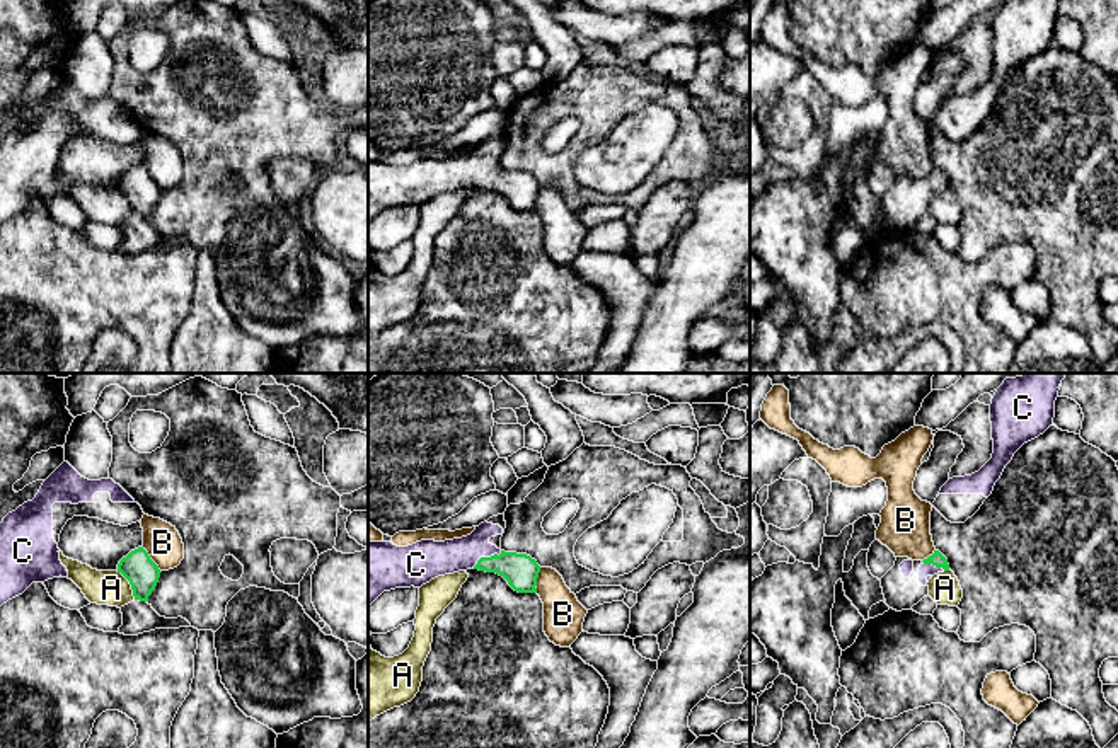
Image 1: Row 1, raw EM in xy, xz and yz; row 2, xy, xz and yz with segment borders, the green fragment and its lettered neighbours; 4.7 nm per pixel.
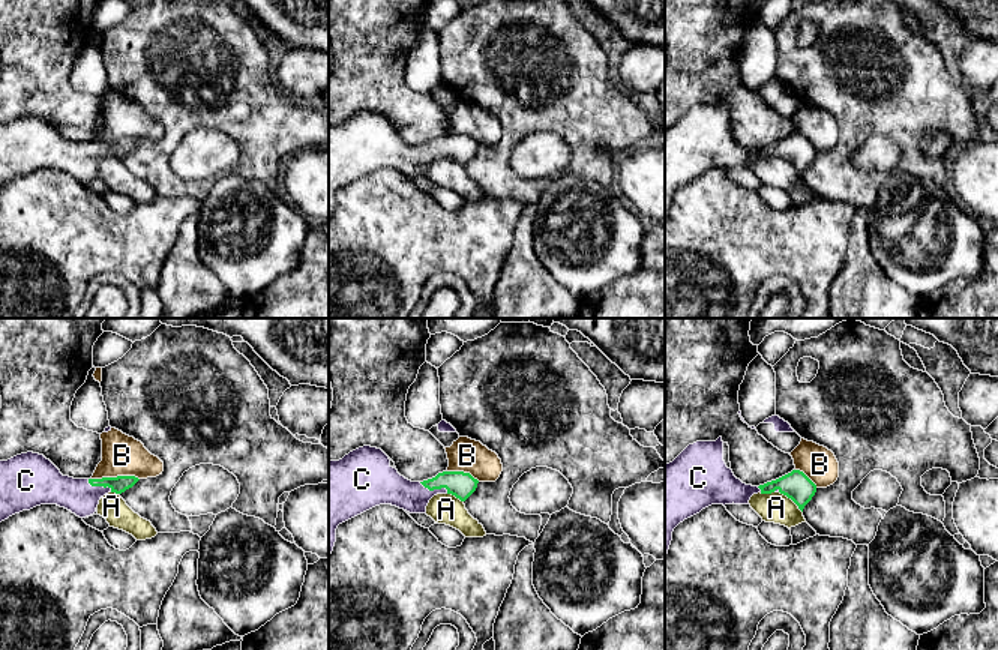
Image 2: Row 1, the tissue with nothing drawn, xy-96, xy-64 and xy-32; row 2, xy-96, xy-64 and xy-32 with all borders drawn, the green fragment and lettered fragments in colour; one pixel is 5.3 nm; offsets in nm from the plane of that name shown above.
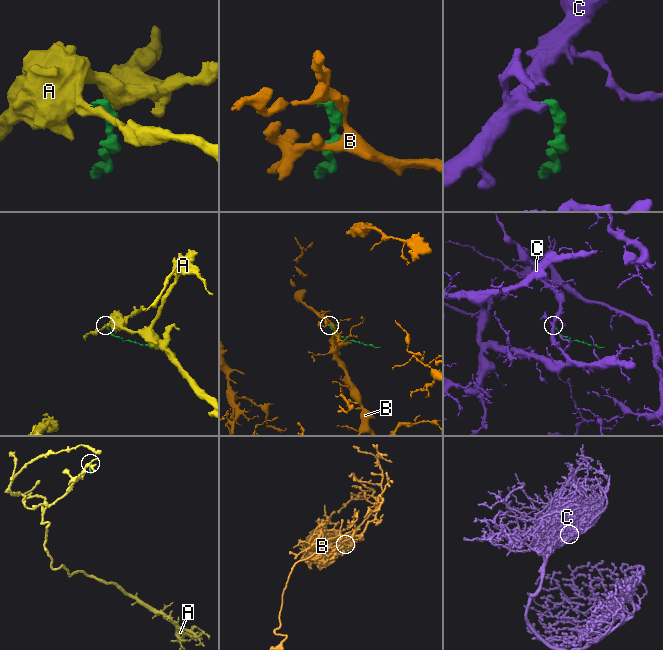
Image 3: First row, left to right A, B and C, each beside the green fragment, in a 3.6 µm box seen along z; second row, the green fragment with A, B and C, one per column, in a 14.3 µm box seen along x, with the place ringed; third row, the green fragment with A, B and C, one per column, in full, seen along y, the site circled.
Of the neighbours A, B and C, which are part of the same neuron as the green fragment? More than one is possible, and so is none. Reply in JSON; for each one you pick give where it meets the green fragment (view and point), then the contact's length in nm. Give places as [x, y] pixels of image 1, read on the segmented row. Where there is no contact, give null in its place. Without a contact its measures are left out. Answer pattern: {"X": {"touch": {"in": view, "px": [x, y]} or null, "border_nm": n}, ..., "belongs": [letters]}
{"C": {"touch": {"in": "xz", "px": [486, 558]}, "border_nm": 170}, "belongs": ["C"]}

